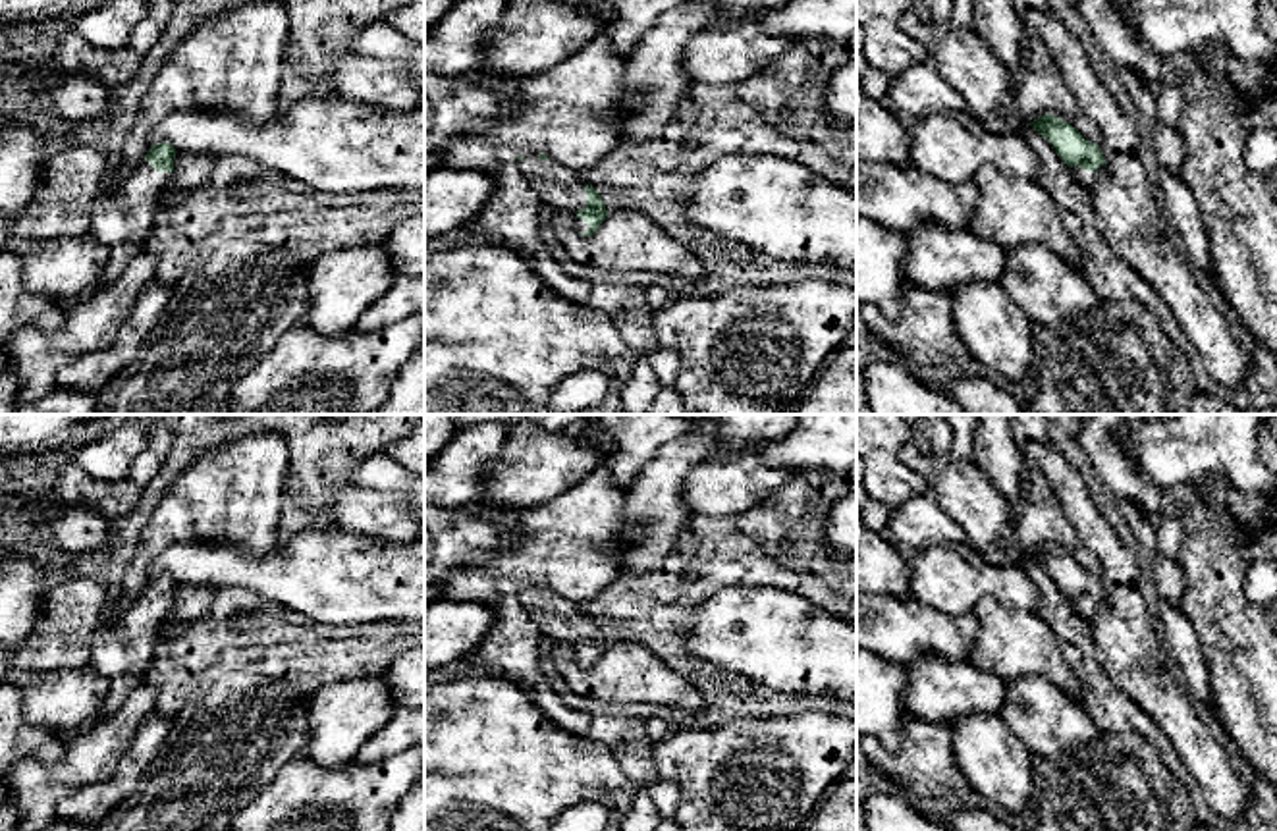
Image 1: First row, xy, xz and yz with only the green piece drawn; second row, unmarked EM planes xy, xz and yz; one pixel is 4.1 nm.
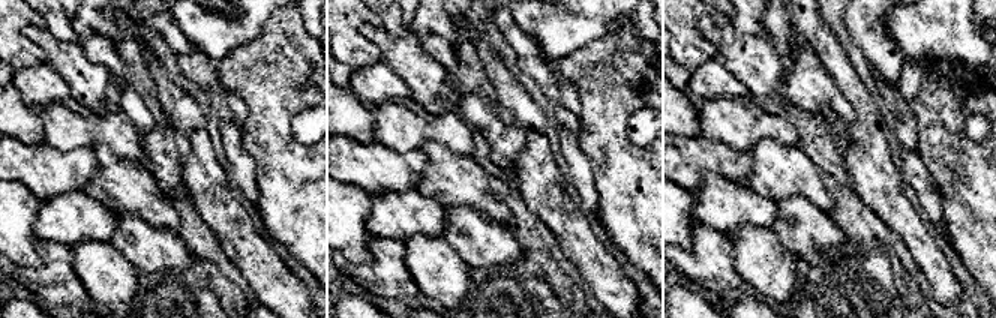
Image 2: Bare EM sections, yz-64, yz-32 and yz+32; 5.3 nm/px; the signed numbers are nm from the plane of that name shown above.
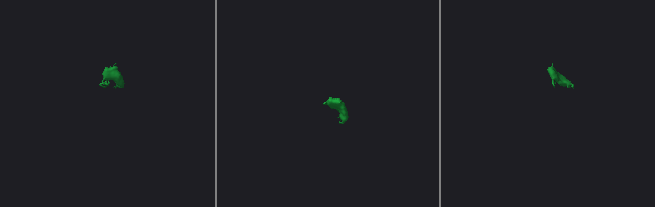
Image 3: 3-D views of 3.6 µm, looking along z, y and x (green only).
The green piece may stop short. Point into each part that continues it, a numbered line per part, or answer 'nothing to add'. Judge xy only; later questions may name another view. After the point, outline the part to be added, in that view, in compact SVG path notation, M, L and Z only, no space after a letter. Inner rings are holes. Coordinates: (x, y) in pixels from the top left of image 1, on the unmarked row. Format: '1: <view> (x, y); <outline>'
1: xy (122, 644); M143 592L125 609L112 609L89 634L91 663L108 681L98 717L116 713L143 684L160 627L172 607L174 603L156 603L150 594Z

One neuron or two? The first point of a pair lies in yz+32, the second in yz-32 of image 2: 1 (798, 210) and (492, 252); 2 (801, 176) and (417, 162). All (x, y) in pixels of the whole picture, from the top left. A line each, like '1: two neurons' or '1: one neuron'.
1: one neuron
2: two neurons

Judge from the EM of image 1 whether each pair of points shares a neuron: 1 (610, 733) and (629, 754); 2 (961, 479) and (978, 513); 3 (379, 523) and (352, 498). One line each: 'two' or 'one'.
1: one
2: one
3: one

